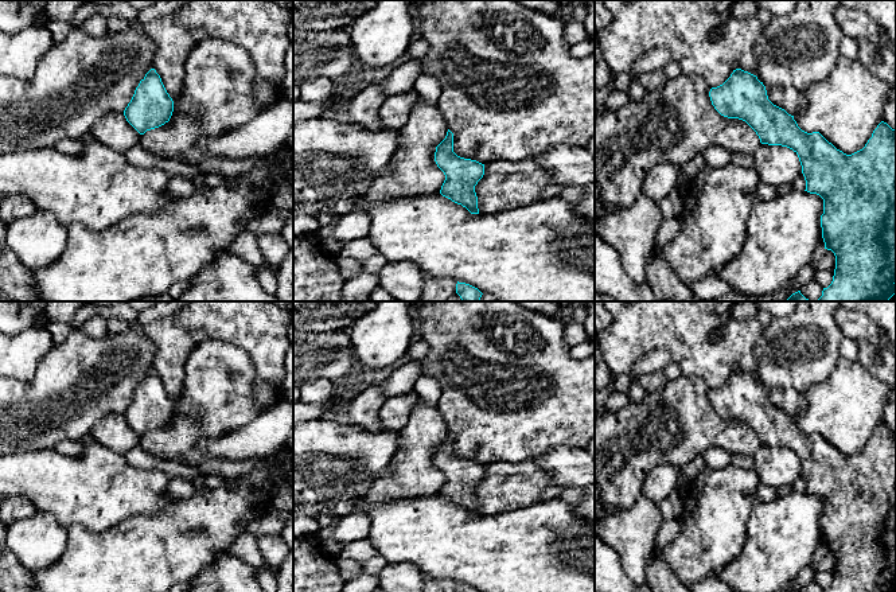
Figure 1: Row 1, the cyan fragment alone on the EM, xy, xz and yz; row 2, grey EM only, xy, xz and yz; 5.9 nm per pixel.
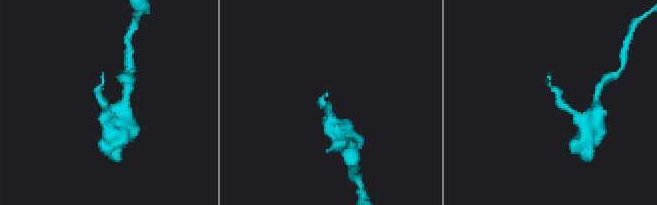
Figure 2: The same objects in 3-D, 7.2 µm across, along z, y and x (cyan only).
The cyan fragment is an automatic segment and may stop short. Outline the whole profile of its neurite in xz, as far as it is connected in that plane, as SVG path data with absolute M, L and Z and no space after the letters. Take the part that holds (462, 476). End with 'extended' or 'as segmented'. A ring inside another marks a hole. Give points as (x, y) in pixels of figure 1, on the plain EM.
M449 431L436 448L435 463L445 476L440 495L461 506L471 515L479 515L475 487L484 476L484 466L457 457L453 453L453 435Z; as segmented

